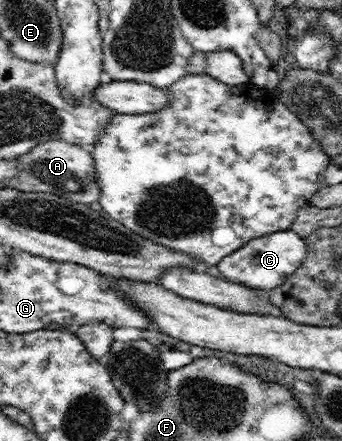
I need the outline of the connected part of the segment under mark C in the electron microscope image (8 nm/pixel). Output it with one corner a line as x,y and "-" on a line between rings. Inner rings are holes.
290,227
285,231
273,232
271,235
252,239
244,247
222,259
217,267
221,275
230,281
242,284
246,288
271,292
282,286
288,275
292,275
298,267
302,266
306,255
306,241

